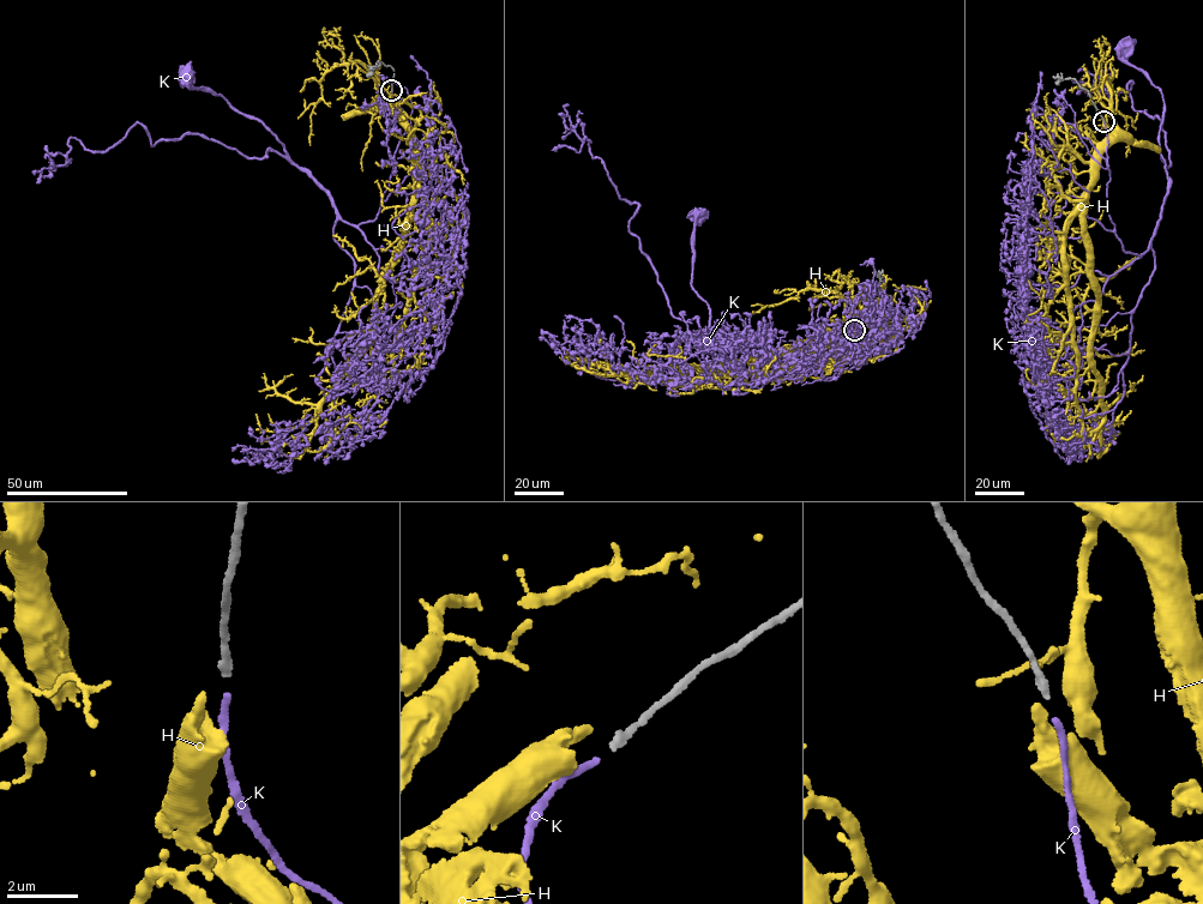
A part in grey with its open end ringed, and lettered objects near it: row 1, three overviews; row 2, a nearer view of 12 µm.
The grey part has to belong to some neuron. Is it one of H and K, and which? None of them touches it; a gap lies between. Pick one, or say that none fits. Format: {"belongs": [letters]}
{"belongs": ["K"]}

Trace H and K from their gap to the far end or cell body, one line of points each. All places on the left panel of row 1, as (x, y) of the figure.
H: (390, 91), (389, 101), (408, 130), (416, 170)
K: (392, 91), (408, 131), (377, 217), (358, 226), (344, 222), (276, 134), (220, 95), (192, 89), (186, 72)

